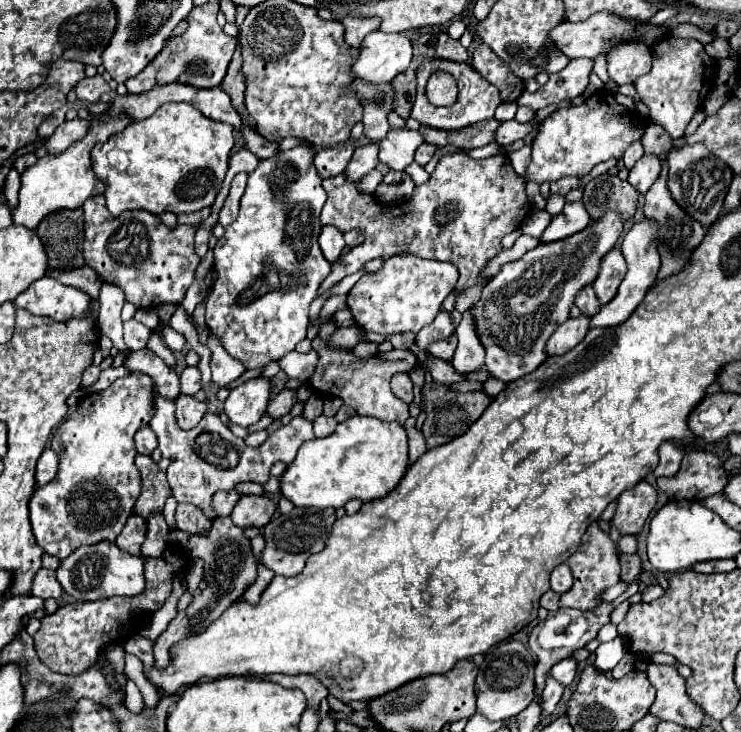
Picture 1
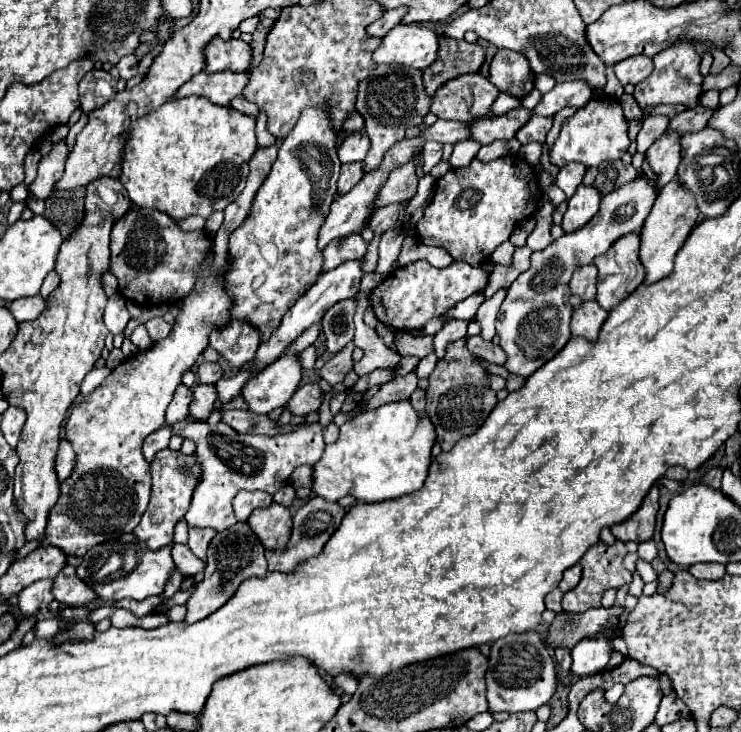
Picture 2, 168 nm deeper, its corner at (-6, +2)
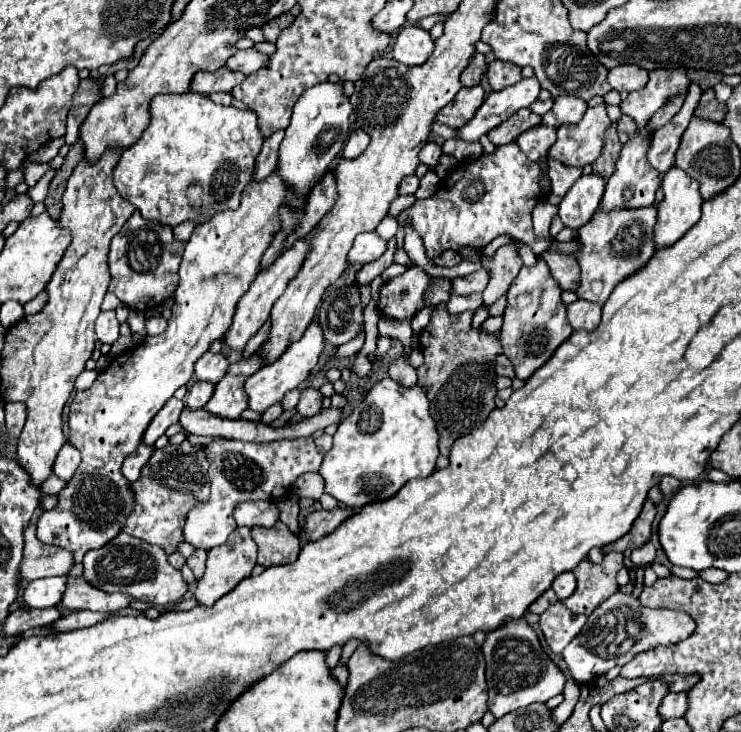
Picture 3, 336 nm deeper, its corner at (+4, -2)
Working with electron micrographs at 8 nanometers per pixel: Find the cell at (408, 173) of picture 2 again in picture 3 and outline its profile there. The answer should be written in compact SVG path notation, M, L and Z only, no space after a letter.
M410 176L410 178L404 178L400 182L400 190L398 194L400 196L406 196L406 194L414 194L418 190L418 176Z

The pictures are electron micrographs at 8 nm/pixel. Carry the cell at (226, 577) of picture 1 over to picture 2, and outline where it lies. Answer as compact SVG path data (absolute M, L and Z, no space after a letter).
M238 522L234 526L230 526L228 530L224 530L224 534L216 534L212 540L212 546L208 546L208 564L204 568L204 580L196 584L186 608L186 622L198 622L206 616L210 616L212 612L216 612L218 608L222 608L238 590L238 586L252 576L264 578L266 576L266 558L264 558L264 546L260 544L258 536L252 532L252 528L246 522Z

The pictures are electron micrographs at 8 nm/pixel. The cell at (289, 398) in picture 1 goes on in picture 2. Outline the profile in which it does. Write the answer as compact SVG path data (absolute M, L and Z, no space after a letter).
M304 384L296 390L296 394L290 398L288 406L294 416L306 416L310 412L316 412L322 404L322 390L318 384Z

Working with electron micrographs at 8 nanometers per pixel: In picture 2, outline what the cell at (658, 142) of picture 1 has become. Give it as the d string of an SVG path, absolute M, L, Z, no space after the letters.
M696 106L696 108L688 108L686 112L680 112L676 114L672 120L670 120L670 132L678 132L680 136L686 134L686 132L696 132L696 130L702 130L706 128L708 120L712 118L712 110L704 108L704 106Z

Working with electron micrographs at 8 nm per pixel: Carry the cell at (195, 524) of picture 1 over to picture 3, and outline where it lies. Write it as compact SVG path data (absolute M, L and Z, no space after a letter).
M196 550L188 560L186 564L190 566L190 570L194 572L196 578L200 578L204 574L204 562L206 562L206 550Z

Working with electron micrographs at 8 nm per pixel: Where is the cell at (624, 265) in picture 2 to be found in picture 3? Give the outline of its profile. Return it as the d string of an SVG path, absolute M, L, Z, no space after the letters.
M646 206L638 210L616 210L616 212L596 212L586 226L578 230L578 240L584 244L578 264L582 268L578 298L604 304L616 284L638 272L654 254L652 228L656 222L656 206Z

